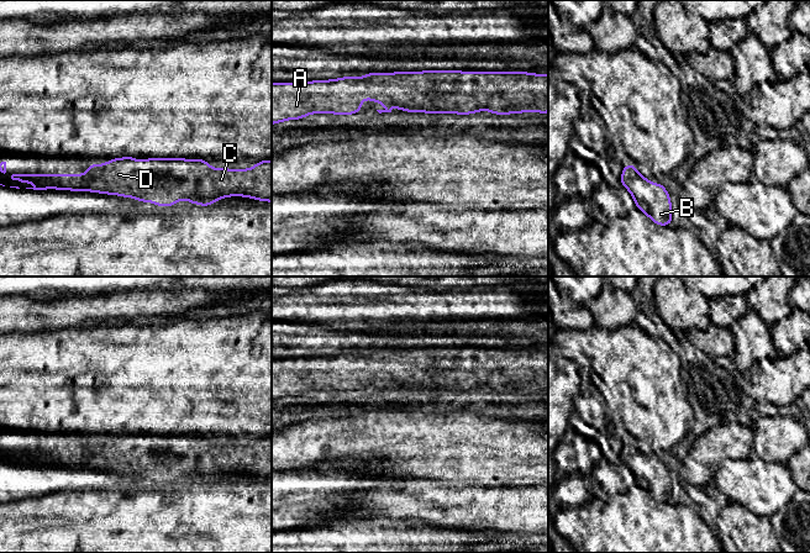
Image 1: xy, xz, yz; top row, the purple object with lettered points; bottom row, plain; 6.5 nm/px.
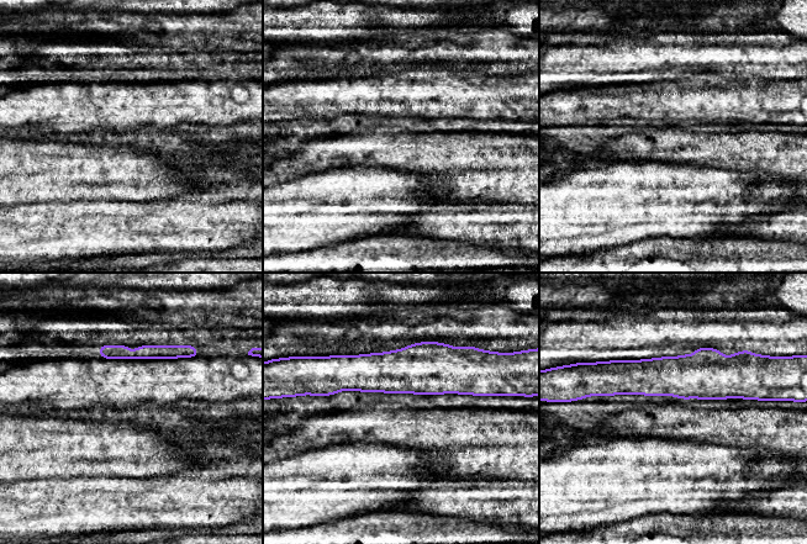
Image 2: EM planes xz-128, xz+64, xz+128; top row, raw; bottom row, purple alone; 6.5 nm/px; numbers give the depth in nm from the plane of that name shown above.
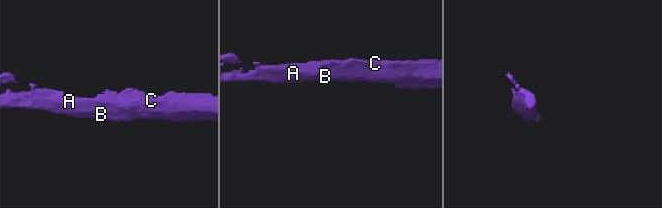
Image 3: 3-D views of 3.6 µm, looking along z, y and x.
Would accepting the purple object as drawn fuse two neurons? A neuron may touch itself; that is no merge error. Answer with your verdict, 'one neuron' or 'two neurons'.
one neuron

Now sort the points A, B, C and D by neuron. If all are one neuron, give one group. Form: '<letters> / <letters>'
A B C D

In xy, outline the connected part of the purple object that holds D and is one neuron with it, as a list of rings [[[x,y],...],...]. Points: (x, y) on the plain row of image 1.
[[[123,433],[123,434],[114,434],[109,436],[106,441],[89,441],[88,442],[88,449],[86,451],[12,451],[12,457],[17,457],[22,460],[27,458],[32,458],[32,464],[26,465],[33,465],[33,467],[44,467],[44,465],[58,465],[58,467],[73,467],[73,468],[94,468],[99,470],[109,470],[123,474],[135,474],[138,479],[149,478],[157,483],[173,483],[178,480],[179,476],[186,475],[190,480],[198,480],[200,483],[210,483],[214,481],[215,478],[220,476],[221,474],[228,474],[228,473],[246,473],[251,475],[256,475],[258,478],[270,478],[272,479],[272,437],[261,437],[257,438],[256,442],[252,446],[214,446],[209,442],[206,436],[183,436],[183,434],[146,434],[143,438],[138,438],[135,433]]]

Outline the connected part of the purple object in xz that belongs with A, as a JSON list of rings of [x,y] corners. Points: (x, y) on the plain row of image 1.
[[[425,347],[396,349],[365,349],[364,354],[348,352],[332,357],[312,357],[310,359],[272,359],[272,401],[285,396],[300,396],[310,390],[353,391],[362,388],[362,376],[367,374],[386,383],[382,389],[391,389],[391,383],[407,389],[459,390],[469,391],[488,386],[495,391],[522,390],[533,388],[548,389],[548,351],[540,352],[526,348],[459,348],[459,347]]]

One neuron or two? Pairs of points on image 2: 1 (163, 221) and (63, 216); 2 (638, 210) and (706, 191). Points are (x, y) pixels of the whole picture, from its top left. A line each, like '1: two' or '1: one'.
1: one
2: one

